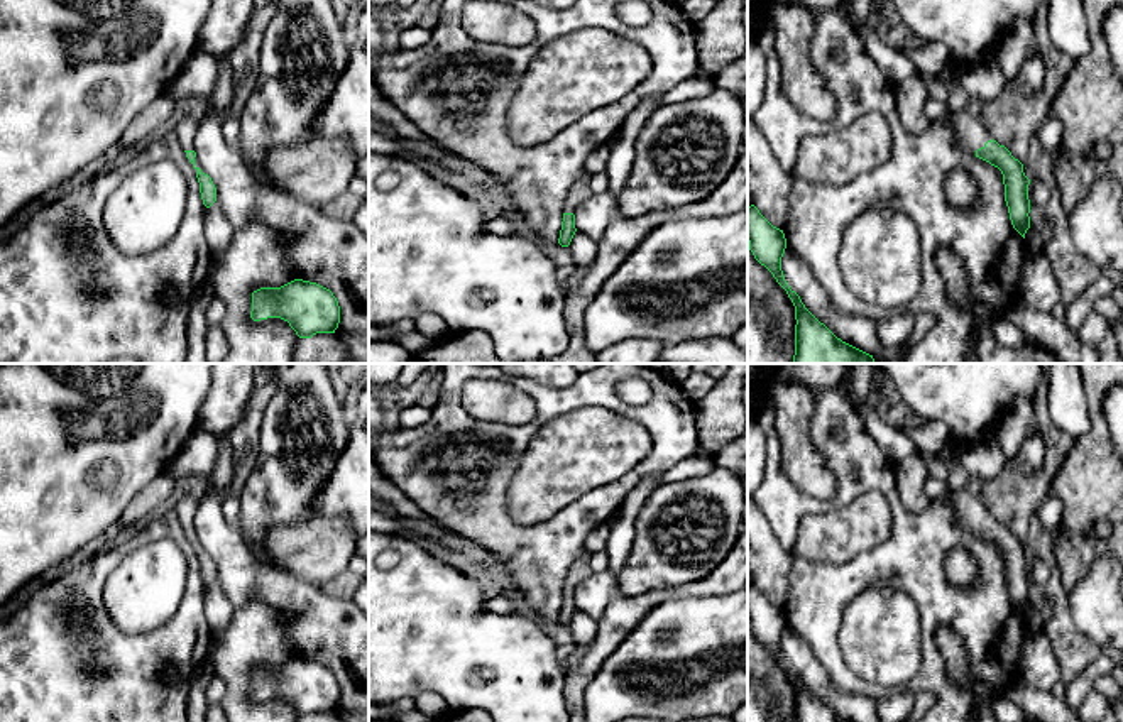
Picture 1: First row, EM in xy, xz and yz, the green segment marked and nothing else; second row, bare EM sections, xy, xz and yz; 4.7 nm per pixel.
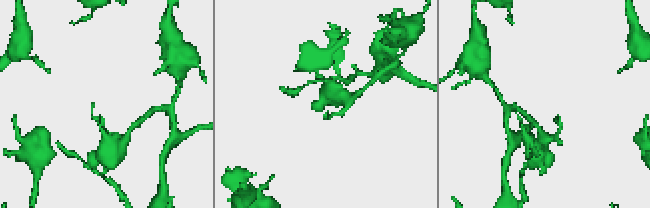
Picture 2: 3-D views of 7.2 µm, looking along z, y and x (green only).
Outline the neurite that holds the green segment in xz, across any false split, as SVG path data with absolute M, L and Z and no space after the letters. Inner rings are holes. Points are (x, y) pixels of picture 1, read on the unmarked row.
M563 592L563 600L562 600L562 609L560 609L560 617L558 622L562 626L568 626L573 614L575 614L575 593L573 592Z

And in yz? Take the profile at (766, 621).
M754 583L748 587L748 621L754 637L773 653L795 685L795 722L846 722L820 702L786 663L781 649L785 612L773 605Z

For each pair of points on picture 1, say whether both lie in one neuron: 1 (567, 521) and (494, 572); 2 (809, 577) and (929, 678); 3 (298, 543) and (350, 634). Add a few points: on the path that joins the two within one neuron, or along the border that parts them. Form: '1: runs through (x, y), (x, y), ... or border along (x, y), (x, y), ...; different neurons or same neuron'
1: border along (469, 543), (486, 548), (503, 565), (514, 590); different neurons
2: runs through (858, 574), (898, 568), (927, 597), (927, 629); same neuron
3: border along (284, 570), (325, 587); different neurons

